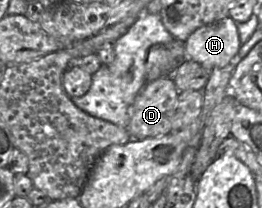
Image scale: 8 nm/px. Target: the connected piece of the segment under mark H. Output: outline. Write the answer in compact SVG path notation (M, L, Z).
M228 16L199 27L184 43L186 57L209 70L226 66L241 46L236 24Z

